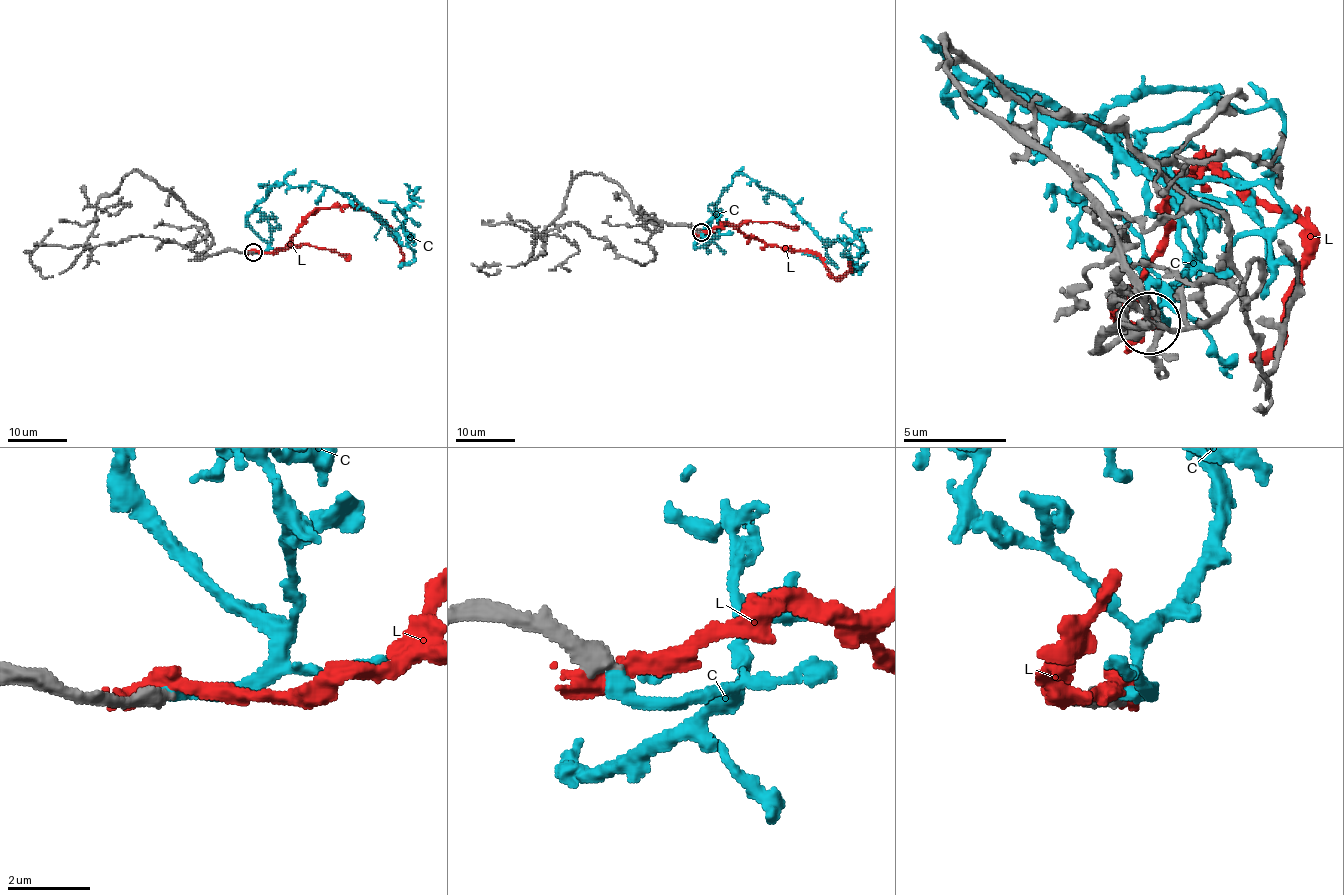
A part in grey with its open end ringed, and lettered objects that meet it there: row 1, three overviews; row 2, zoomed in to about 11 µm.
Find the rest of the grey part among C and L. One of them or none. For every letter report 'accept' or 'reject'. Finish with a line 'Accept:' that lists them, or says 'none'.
C: accept
L: reject
Accept: C

